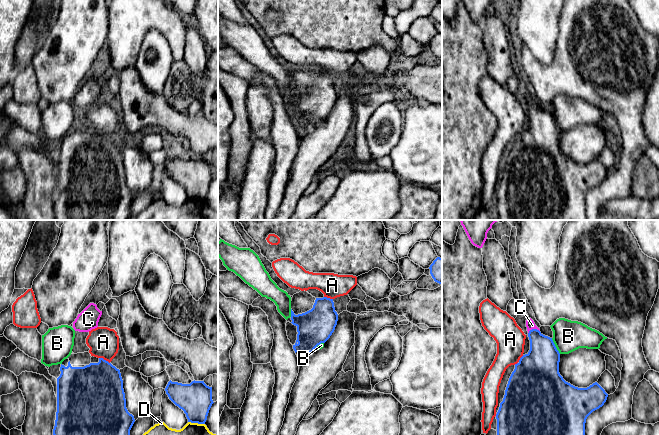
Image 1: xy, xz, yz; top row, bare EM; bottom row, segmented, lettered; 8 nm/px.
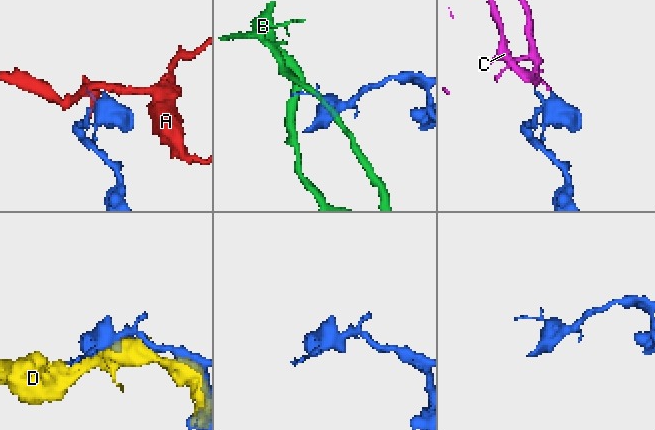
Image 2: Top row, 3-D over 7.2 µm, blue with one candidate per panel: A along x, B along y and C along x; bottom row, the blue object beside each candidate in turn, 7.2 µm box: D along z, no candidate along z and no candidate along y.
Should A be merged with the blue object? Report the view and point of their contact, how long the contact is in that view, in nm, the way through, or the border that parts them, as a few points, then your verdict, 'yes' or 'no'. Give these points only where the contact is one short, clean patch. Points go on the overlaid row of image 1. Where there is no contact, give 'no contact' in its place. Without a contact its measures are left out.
xy (103, 359) | 100 nm | no

